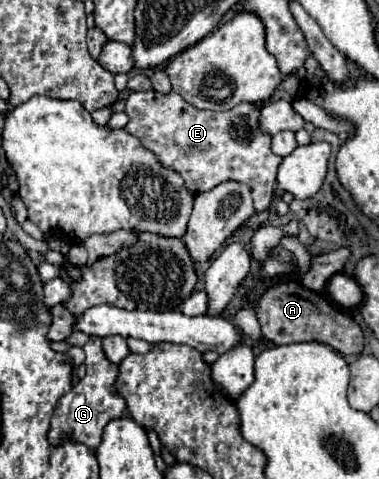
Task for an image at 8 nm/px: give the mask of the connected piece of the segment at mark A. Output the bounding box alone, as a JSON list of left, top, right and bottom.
[257,283,363,355]

